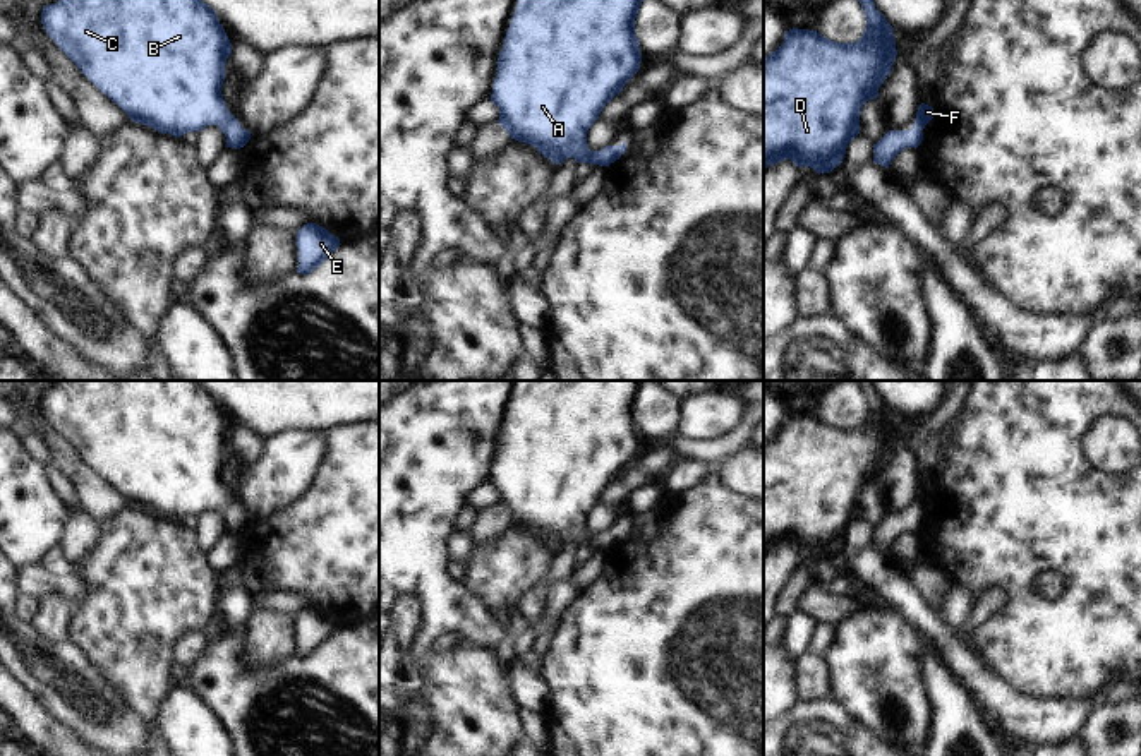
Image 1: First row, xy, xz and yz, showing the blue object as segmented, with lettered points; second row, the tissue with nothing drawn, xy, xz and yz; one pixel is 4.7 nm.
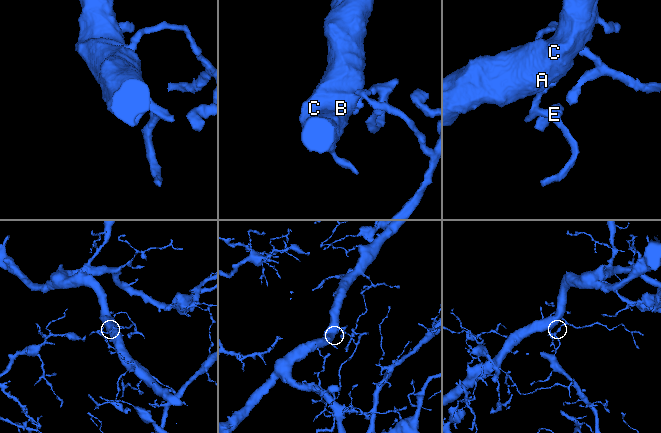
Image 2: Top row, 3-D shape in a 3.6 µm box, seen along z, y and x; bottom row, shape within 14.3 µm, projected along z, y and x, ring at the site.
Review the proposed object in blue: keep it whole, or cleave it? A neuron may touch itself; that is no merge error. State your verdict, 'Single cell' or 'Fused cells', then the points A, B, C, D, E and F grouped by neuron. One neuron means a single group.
Single cell. Groups: A B C D E F

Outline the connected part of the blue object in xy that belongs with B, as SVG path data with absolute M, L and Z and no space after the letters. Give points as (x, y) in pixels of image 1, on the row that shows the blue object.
M58 0L43 5L41 24L132 122L175 137L218 125L226 147L240 149L249 142L251 132L228 111L221 94L232 43L202 0Z

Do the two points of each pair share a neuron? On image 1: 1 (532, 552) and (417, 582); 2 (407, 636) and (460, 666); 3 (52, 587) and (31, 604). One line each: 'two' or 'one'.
1: two
2: two
3: two

